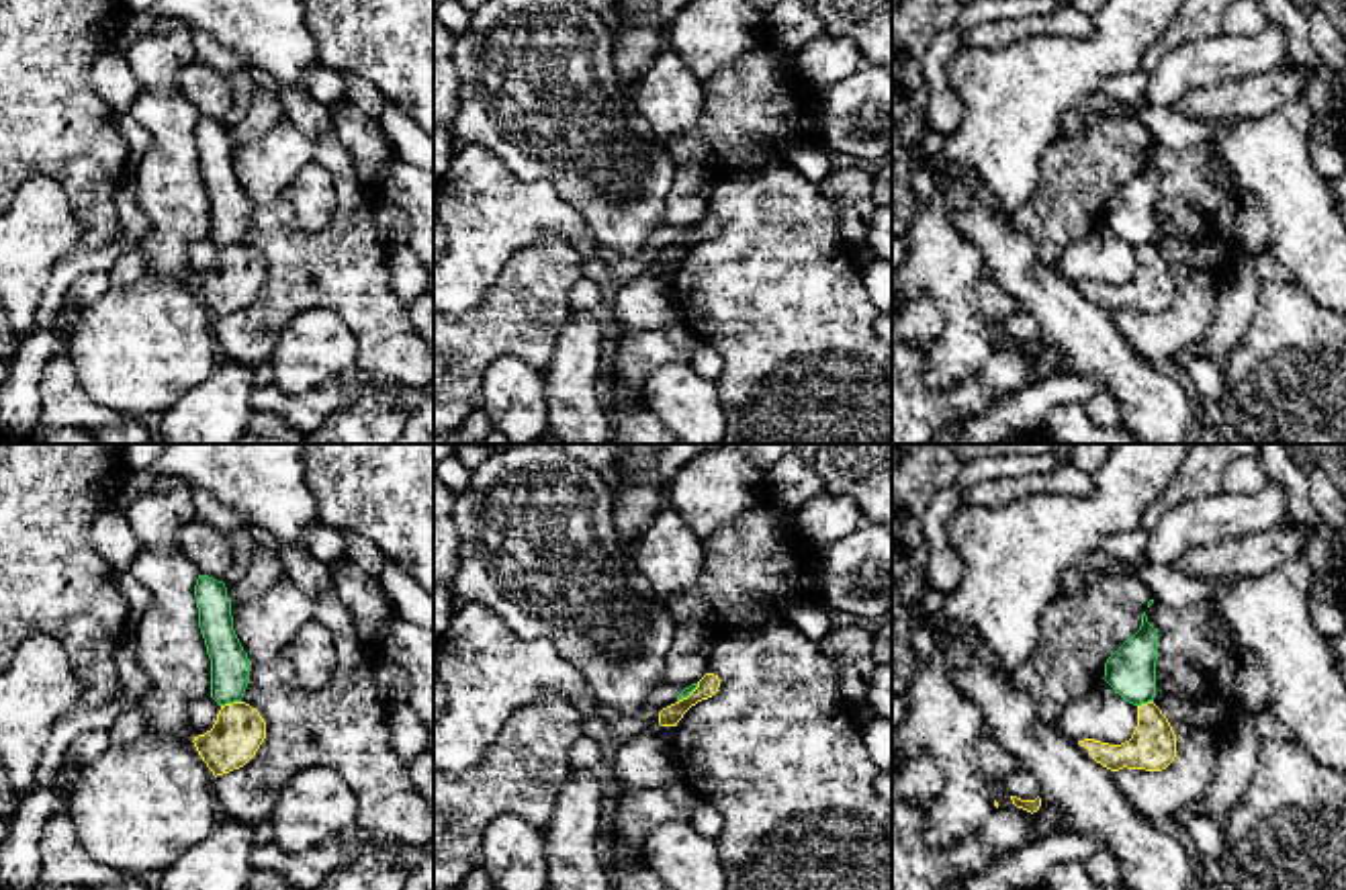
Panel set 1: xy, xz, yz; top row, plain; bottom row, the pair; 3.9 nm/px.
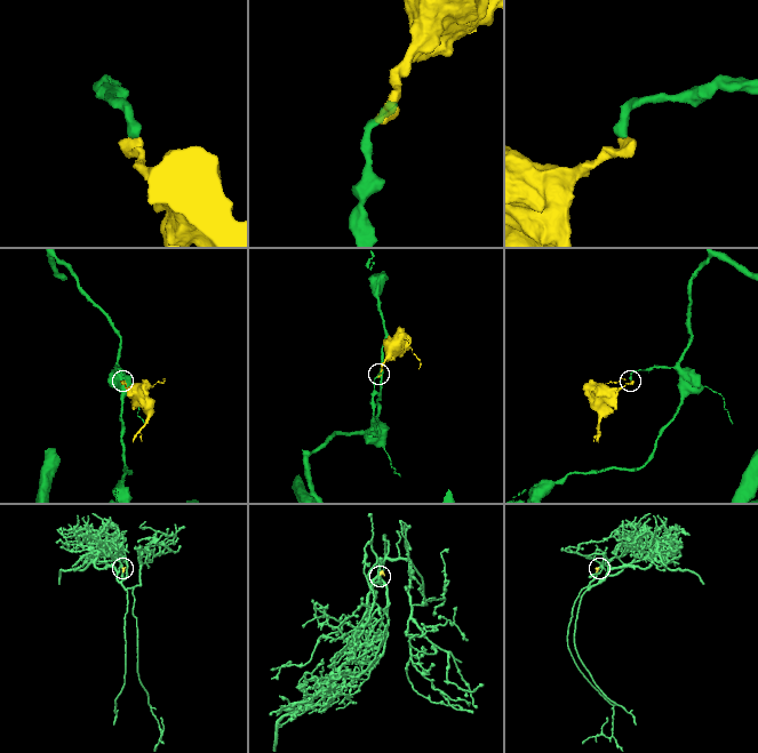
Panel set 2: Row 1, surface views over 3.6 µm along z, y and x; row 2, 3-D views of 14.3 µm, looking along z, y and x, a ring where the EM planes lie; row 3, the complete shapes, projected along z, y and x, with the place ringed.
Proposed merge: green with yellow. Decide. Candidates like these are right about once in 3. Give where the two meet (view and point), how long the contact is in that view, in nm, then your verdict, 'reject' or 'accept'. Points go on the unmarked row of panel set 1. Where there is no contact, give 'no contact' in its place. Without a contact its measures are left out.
meets green in xy at (230, 244); contact 80 nm long; reject

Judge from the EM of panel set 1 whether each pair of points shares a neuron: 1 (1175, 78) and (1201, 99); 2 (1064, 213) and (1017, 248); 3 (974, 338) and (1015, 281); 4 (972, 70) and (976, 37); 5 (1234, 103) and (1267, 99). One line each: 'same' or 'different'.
1: different
2: different
3: different
4: different
5: same

